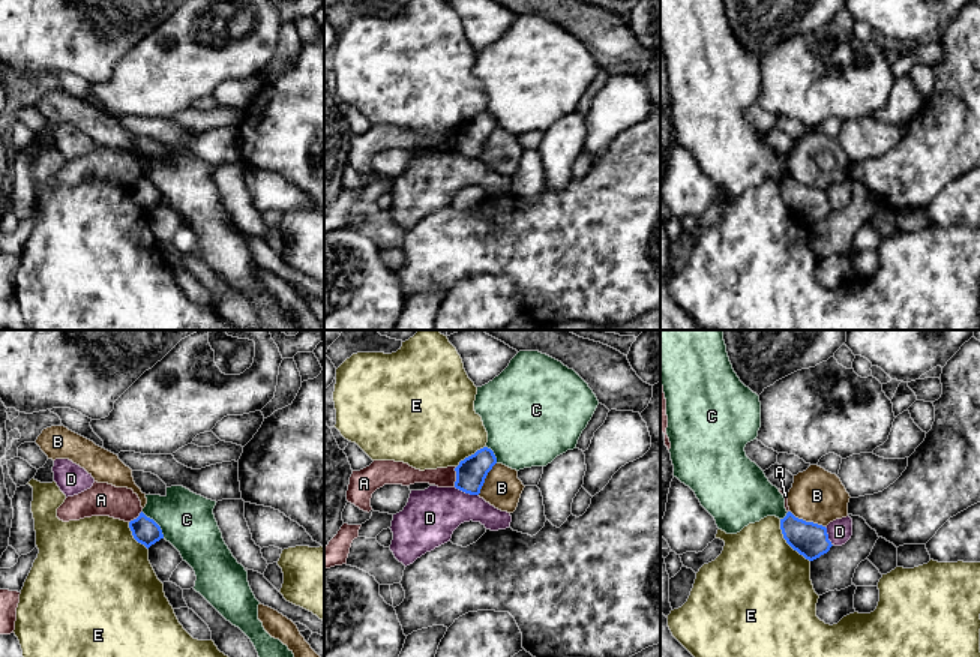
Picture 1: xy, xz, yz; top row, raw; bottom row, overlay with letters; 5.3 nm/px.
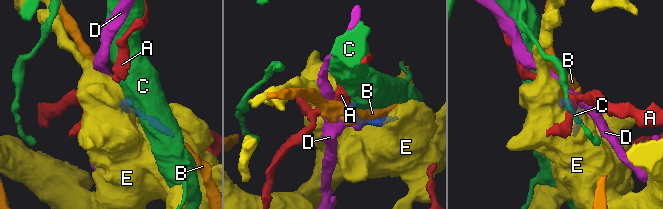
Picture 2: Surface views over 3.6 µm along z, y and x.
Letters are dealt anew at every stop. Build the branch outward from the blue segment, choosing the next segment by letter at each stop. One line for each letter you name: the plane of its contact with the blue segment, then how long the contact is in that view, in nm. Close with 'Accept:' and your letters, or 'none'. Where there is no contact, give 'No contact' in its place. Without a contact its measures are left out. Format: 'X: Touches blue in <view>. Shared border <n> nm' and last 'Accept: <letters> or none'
Accept: none

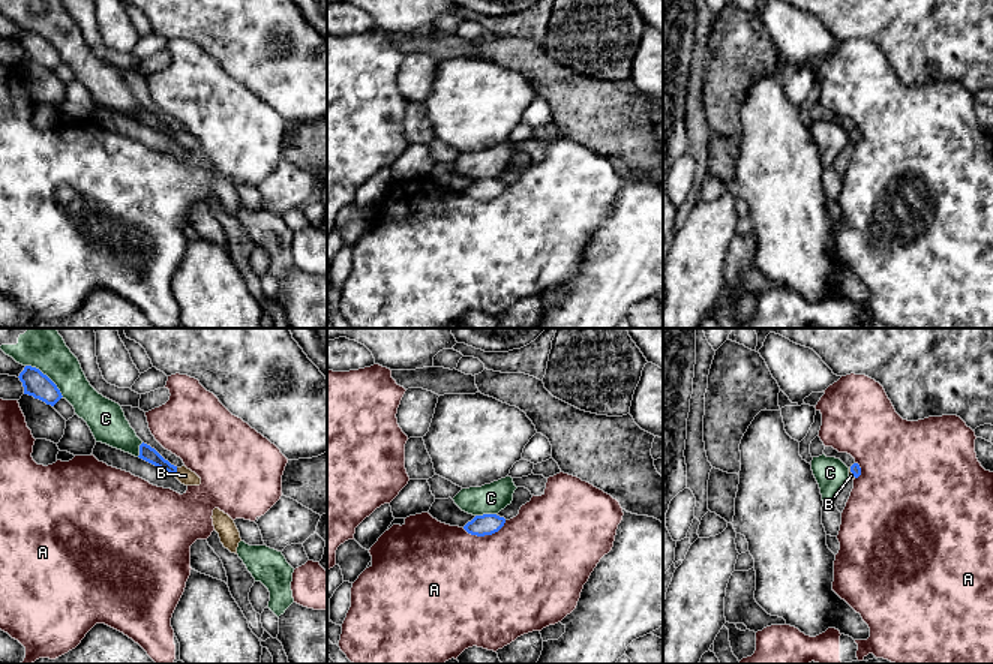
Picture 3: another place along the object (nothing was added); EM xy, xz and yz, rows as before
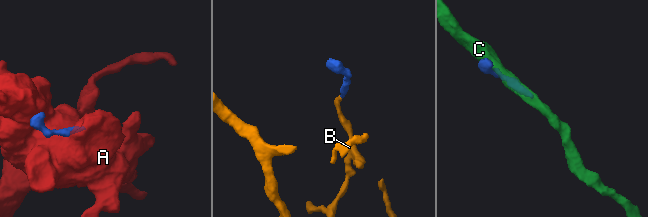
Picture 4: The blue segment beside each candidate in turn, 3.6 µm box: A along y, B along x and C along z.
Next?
B: Touches blue in xy. Shared border 50 nm
Accept: B

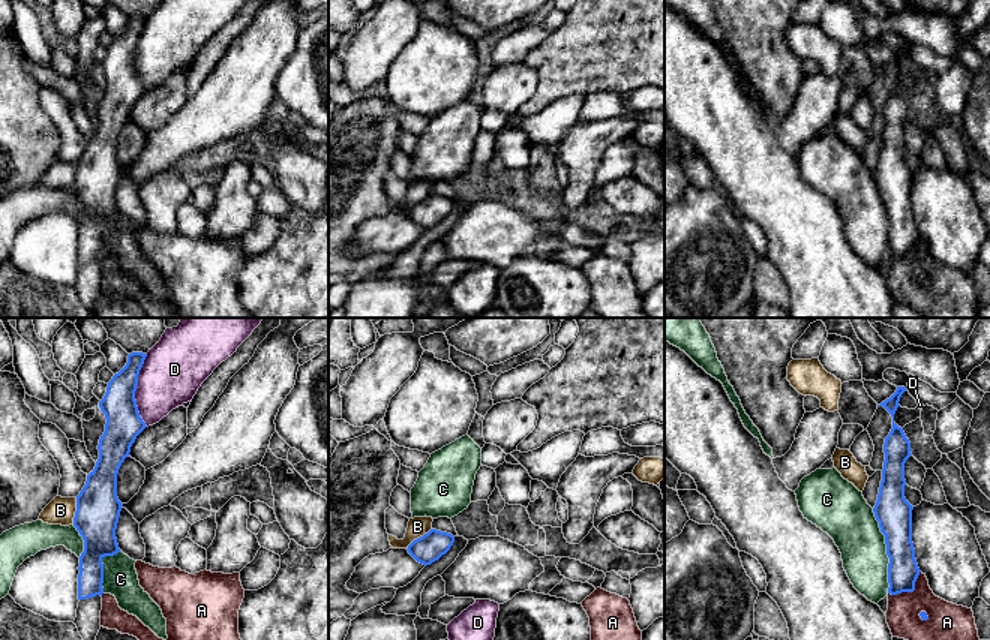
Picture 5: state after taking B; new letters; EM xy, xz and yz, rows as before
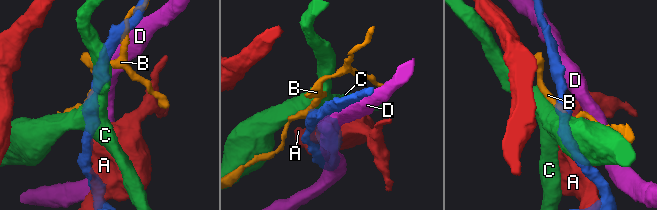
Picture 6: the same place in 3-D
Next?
Accept: none

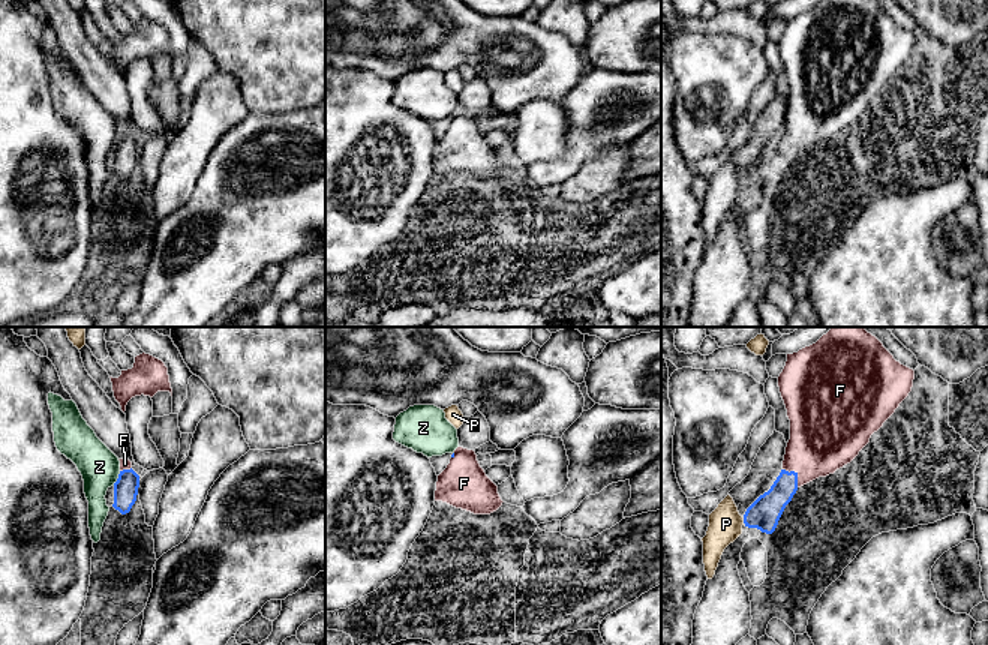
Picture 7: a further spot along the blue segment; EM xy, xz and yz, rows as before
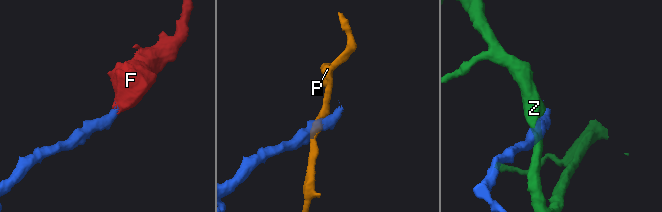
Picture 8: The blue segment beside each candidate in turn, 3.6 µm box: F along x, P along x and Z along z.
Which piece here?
F: Touches blue in yz. Shared border 130 nm
Accept: F

